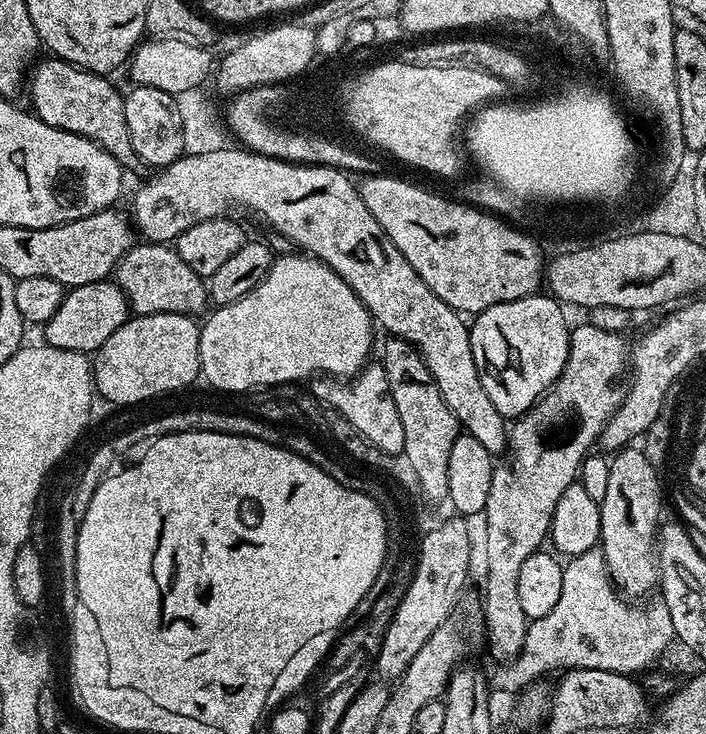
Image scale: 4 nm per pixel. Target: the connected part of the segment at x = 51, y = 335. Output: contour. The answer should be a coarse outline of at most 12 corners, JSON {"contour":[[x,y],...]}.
{"contour":[[111,279],[67,289],[49,348],[95,354],[130,319]]}

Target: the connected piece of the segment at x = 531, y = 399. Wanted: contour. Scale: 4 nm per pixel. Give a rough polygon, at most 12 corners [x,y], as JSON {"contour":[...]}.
{"contour":[[537,294],[471,321],[474,366],[505,418],[566,366],[560,306]]}

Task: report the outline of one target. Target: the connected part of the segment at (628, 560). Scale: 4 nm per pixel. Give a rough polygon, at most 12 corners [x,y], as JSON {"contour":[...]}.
{"contour":[[610,460],[600,543],[627,597],[656,592],[660,472]]}

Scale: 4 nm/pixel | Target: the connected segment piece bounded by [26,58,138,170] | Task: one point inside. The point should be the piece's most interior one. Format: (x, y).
(70, 98)

